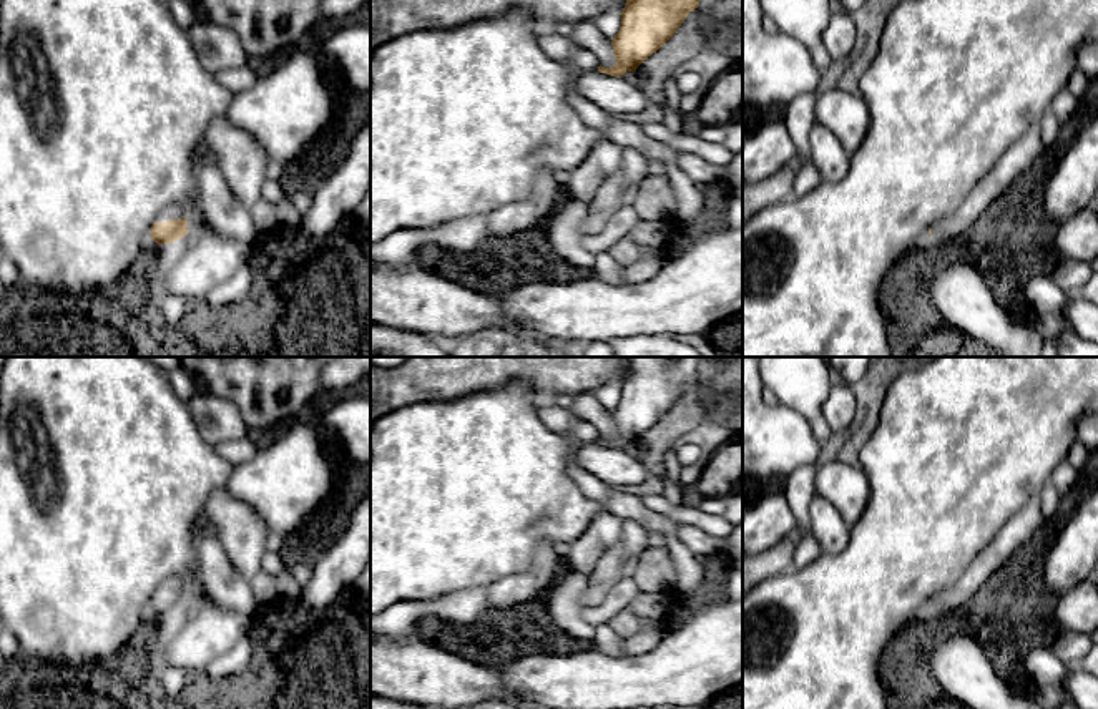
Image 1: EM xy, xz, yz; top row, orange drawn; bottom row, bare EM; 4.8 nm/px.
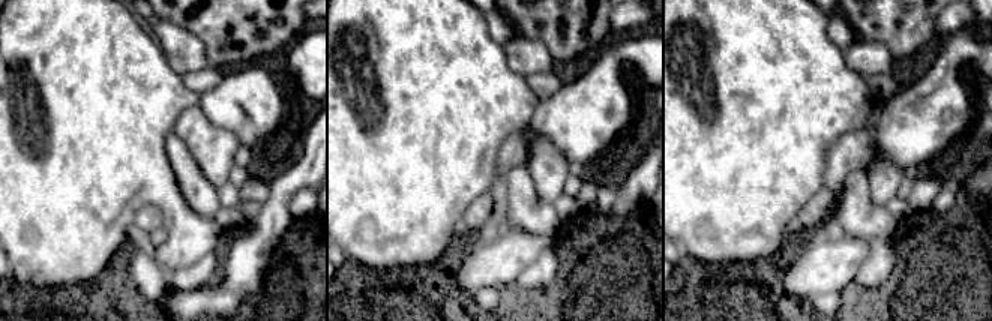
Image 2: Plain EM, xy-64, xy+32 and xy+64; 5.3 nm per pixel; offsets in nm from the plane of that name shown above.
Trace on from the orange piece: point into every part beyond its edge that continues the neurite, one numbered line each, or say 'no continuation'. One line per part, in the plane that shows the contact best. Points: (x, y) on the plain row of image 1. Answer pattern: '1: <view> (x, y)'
1: xy (173, 583)

